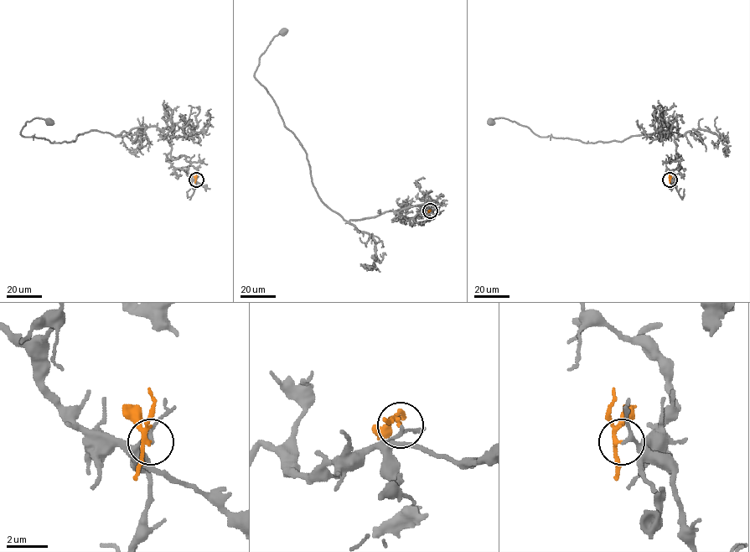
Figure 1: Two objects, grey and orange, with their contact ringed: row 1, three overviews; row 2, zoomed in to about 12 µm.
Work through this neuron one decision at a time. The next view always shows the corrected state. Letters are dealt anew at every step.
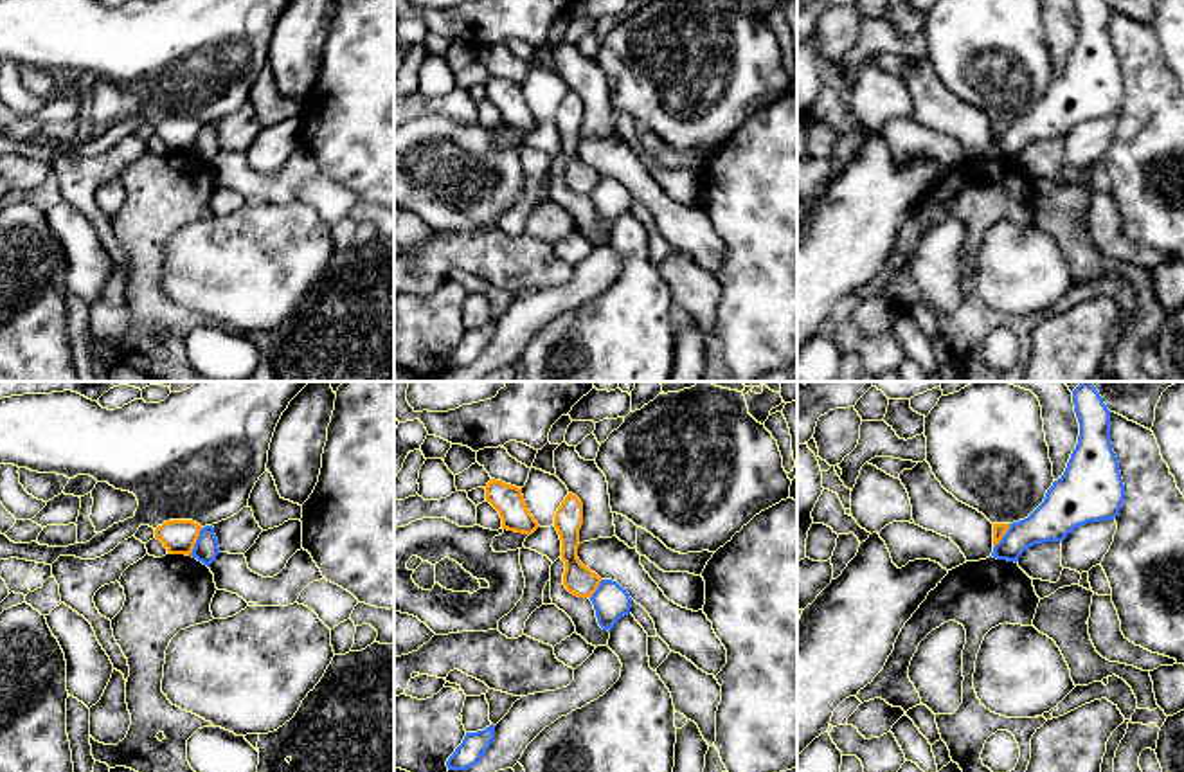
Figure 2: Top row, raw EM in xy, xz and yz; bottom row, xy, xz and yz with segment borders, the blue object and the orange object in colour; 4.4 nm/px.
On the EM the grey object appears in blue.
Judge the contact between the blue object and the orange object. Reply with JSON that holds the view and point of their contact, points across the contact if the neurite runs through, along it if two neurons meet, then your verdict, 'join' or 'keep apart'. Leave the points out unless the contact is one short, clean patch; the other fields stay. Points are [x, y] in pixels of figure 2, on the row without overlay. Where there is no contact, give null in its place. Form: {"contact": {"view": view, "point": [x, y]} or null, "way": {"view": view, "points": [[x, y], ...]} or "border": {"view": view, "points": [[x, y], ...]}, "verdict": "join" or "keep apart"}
{"contact": {"view": "xy", "point": [197, 139]}, "border": {"view": "xy", "points": [[202, 125], [189, 152]]}, "verdict": "keep apart"}

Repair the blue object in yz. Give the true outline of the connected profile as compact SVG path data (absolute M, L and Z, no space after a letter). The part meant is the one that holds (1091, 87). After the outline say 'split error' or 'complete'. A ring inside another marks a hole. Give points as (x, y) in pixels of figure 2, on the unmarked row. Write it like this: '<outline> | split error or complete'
M1074 0L1074 9L1080 32L1063 72L1027 115L1009 121L993 155L1017 160L1036 140L1063 139L1080 122L1119 112L1125 81L1110 40L1110 7L1105 0Z | complete

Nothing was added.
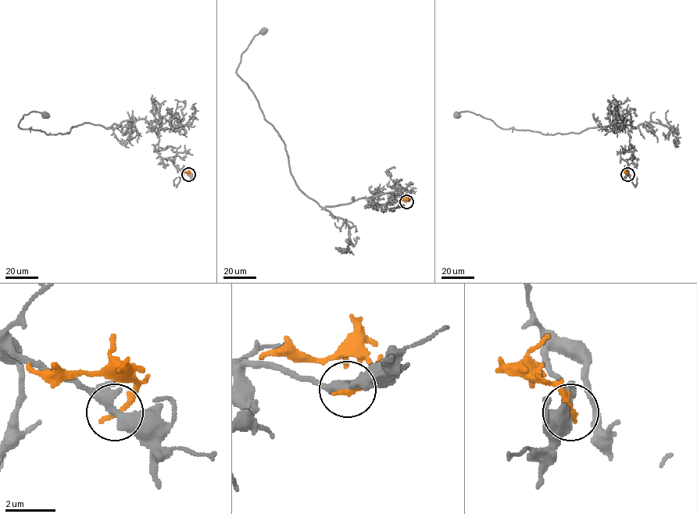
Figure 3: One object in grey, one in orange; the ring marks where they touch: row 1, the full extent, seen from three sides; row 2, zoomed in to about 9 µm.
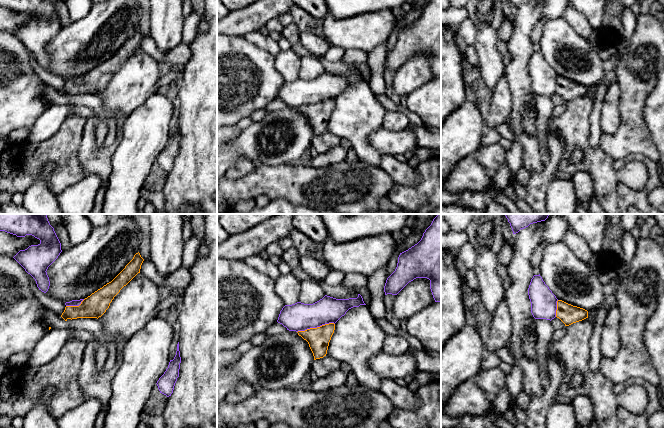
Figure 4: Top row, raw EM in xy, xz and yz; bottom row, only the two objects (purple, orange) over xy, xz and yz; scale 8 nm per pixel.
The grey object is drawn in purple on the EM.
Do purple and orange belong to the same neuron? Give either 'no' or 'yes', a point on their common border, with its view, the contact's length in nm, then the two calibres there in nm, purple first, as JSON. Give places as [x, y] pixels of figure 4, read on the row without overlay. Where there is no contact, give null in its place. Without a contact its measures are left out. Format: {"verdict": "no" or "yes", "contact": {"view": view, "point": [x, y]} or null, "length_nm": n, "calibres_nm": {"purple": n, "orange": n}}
{"verdict": "no", "contact": {"view": "xz", "point": [315, 103]}, "length_nm": 320, "calibres_nm": {"purple": 220, "orange": 180}}

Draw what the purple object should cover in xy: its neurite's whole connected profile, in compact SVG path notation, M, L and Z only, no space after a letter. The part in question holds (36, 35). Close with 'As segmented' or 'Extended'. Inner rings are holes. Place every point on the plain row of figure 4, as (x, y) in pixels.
M0 0L0 7L17 13L32 11L40 16L38 21L20 26L13 34L35 55L39 66L46 69L50 62L46 47L62 28L54 4L50 0Z. As segmented

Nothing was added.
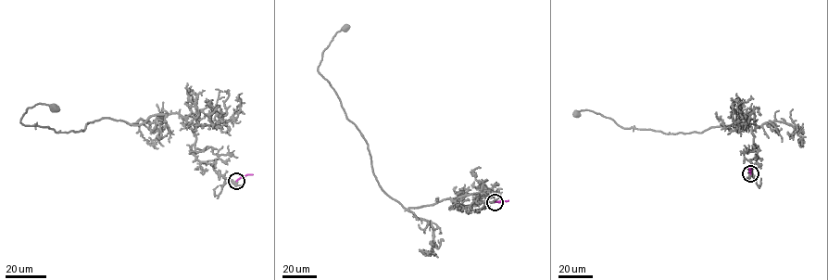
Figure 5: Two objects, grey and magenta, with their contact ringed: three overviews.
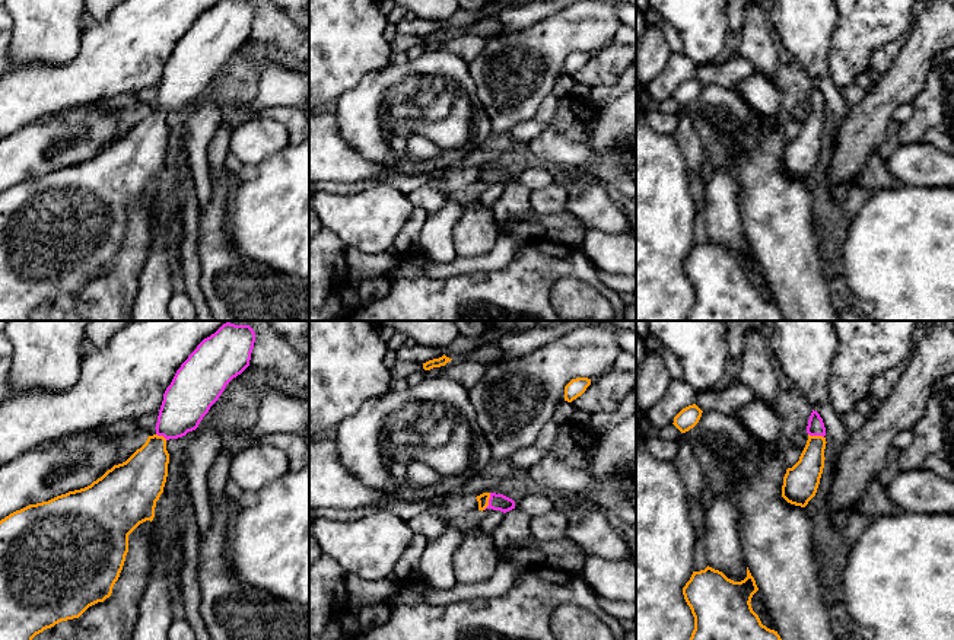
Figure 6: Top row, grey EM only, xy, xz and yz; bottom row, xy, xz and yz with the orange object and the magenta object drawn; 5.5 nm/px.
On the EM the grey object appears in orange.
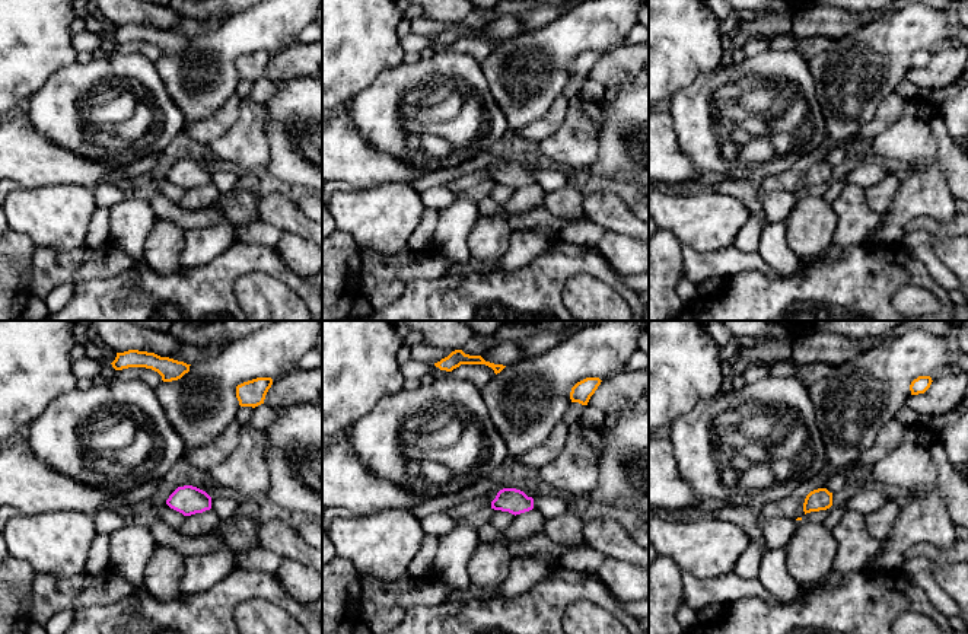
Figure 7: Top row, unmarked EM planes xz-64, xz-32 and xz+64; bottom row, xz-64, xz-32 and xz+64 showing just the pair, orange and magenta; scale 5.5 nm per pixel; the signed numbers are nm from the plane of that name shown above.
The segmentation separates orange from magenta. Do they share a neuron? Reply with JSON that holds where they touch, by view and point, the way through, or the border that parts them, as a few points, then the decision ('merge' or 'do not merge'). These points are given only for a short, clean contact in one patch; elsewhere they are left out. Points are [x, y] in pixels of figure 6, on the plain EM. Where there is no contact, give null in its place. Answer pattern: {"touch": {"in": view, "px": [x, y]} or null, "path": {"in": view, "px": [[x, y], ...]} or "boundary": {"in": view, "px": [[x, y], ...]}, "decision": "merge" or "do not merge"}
{"touch": {"in": "xz", "px": [487, 175]}, "path": {"in": "xz", "px": [[483, 172], [487, 175], [498, 175]]}, "decision": "merge"}

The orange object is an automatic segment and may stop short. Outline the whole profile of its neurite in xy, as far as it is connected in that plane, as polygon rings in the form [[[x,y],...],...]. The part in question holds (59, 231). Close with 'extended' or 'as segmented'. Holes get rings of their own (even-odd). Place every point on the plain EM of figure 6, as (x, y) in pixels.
[[[220,0],[177,44],[163,67],[156,106],[125,136],[114,138],[85,162],[29,178],[0,194],[0,321],[29,321],[36,308],[61,294],[79,292],[89,280],[111,270],[128,226],[128,208],[140,197],[155,191],[156,175],[168,150],[166,115],[198,101],[226,58],[249,39],[254,16],[255,6],[251,0]]]; extended

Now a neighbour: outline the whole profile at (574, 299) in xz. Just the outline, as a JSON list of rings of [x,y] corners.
[[[573,277],[556,281],[550,303],[553,311],[565,319],[613,321],[616,316],[614,306],[601,292]]]

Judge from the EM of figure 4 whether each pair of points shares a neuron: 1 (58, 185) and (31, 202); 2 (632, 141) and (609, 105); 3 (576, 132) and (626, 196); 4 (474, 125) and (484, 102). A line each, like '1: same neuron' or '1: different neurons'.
1: different neurons
2: different neurons
3: different neurons
4: different neurons

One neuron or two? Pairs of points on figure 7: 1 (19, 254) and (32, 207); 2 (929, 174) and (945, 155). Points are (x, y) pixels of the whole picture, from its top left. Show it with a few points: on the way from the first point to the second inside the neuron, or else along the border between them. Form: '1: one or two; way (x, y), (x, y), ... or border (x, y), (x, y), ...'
1: two; border (15, 231), (22, 233), (35, 247)
2: two; border (913, 165), (939, 163), (952, 194)

